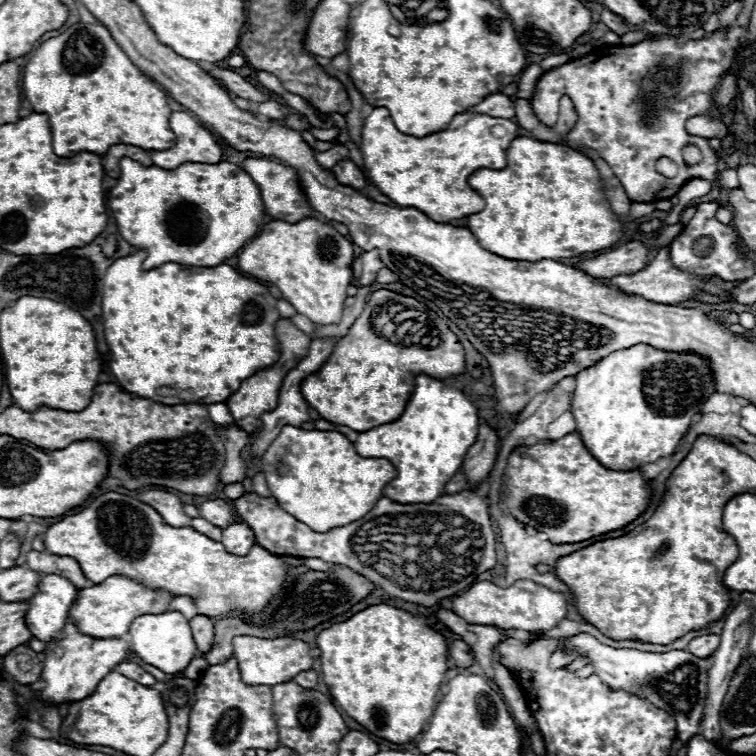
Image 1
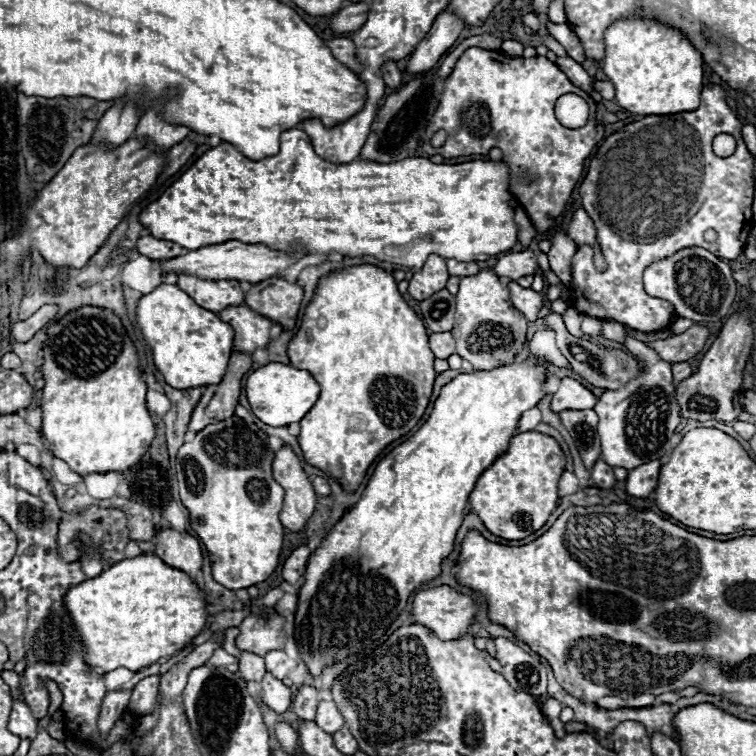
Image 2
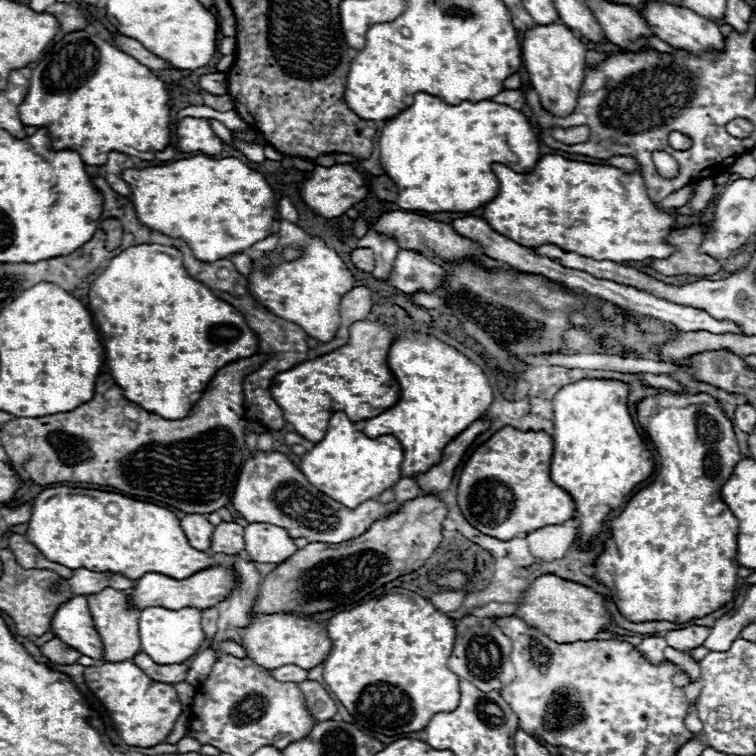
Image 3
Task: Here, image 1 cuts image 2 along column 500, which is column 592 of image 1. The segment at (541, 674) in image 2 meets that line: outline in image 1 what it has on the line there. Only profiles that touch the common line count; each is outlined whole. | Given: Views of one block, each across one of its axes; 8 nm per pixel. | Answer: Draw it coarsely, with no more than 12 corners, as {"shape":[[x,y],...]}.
{"shape":[[574,634],[594,674],[700,732],[712,658],[610,648]]}

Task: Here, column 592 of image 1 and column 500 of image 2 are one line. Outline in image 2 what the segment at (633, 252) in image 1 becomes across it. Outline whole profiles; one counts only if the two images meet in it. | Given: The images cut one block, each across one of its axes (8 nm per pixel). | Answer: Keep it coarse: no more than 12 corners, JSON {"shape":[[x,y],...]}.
{"shape":[[536,248],[498,258],[494,274],[518,280],[538,270]]}

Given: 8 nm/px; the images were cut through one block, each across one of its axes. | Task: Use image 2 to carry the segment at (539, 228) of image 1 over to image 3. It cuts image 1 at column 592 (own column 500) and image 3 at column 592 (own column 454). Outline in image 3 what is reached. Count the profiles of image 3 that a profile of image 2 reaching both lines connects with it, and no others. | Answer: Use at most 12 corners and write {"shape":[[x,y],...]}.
{"shape":[[492,164],[492,230],[598,262],[662,260],[674,216],[638,174]]}

